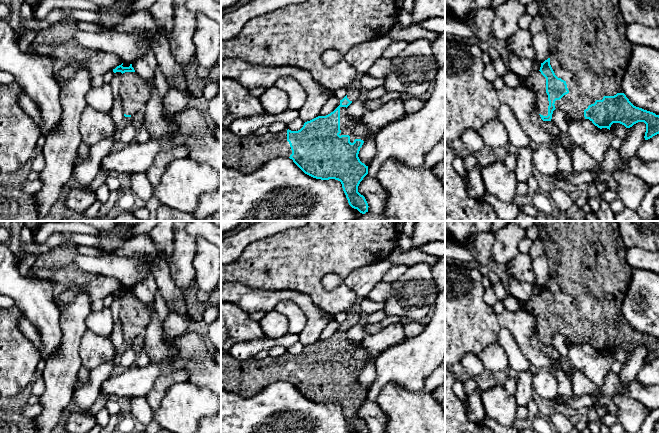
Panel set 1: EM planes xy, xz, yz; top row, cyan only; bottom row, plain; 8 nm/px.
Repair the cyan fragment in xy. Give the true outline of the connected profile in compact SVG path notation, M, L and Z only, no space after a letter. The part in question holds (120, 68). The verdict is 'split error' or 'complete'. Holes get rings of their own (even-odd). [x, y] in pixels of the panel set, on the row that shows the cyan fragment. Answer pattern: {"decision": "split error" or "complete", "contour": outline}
{"decision": "split error", "contour": "M123 63L113 69L113 72L121 72L120 97L122 110L125 117L137 117L150 98L150 89L145 80L140 77L130 64L123 67Z"}

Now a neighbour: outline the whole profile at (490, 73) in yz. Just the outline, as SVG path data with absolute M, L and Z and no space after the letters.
M491 61L488 64L484 65L483 75L489 82L494 82L497 79L498 73Z

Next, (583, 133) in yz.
M589 119L569 121L568 137L596 162L601 162L610 148L613 132L604 132Z

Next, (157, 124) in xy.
M145 80L150 89L150 98L141 111L151 138L160 138L175 131L176 125L167 119L162 110L162 98L157 93L154 80Z

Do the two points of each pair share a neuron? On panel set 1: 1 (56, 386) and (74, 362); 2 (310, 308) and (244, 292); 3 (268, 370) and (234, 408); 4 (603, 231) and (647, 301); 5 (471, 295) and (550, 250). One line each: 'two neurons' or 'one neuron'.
1: one neuron
2: one neuron
3: two neurons
4: two neurons
5: two neurons

